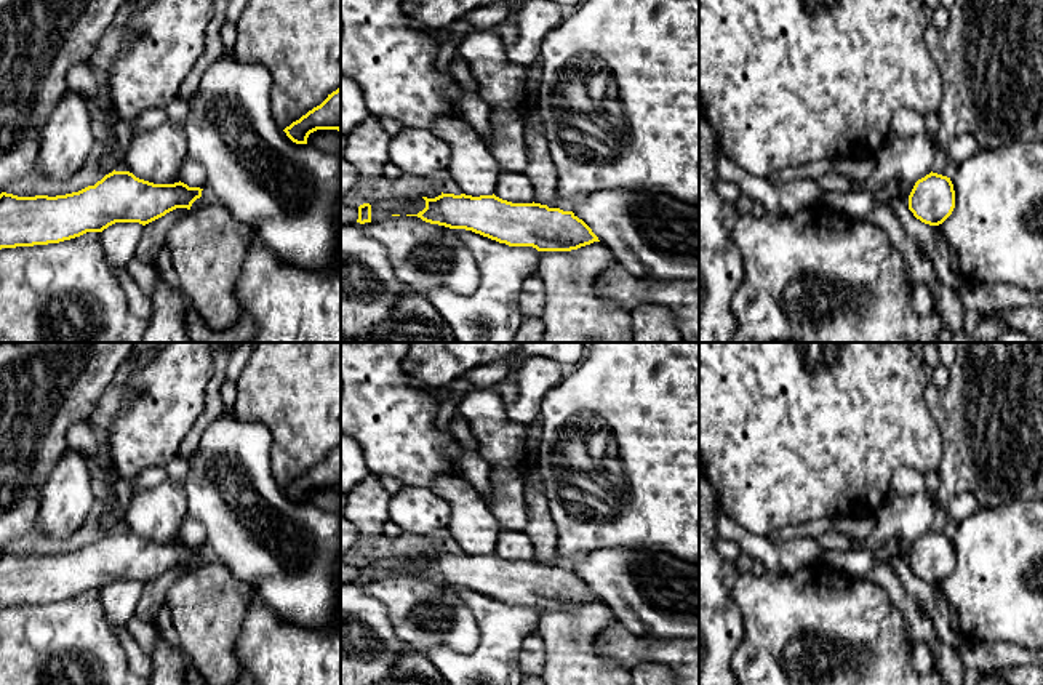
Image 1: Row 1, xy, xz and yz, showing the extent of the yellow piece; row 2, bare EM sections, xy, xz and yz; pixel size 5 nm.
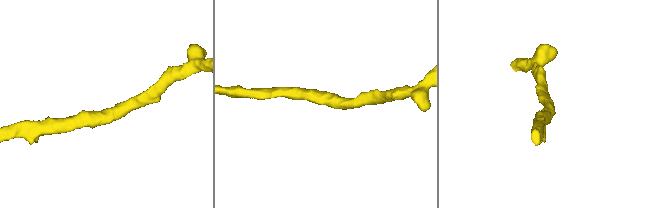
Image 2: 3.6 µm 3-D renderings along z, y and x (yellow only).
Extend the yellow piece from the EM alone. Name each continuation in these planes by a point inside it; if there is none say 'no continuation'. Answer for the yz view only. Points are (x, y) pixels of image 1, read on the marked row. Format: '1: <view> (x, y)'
no continuation

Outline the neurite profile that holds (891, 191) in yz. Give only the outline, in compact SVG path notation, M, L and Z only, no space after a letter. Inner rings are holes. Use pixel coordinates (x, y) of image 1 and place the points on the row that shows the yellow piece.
M889 182L886 186L873 187L878 202L897 200L909 203L909 197L902 192L901 186Z

